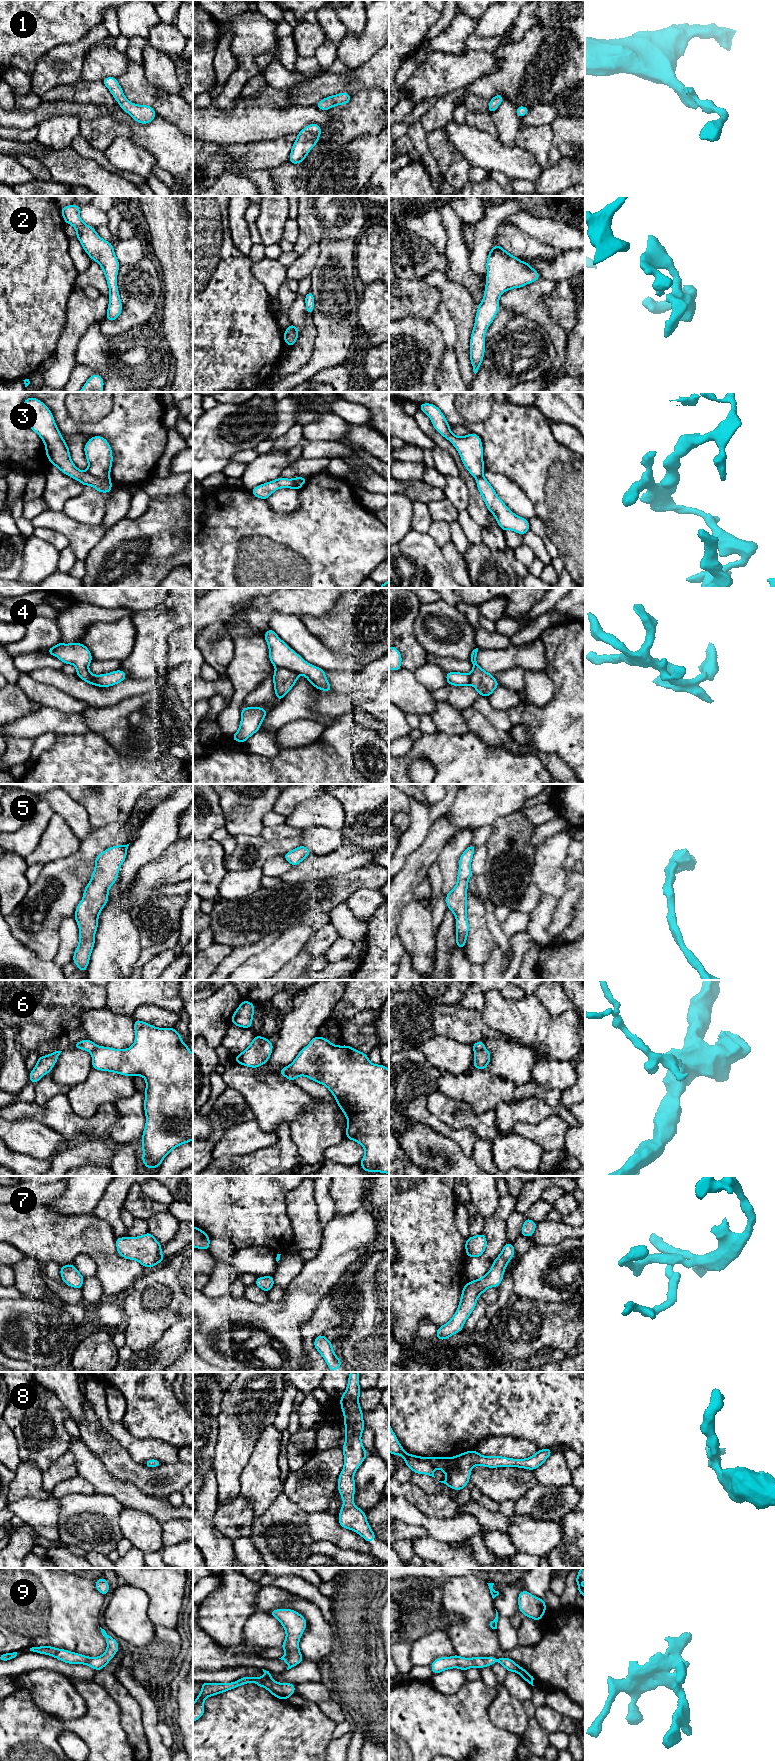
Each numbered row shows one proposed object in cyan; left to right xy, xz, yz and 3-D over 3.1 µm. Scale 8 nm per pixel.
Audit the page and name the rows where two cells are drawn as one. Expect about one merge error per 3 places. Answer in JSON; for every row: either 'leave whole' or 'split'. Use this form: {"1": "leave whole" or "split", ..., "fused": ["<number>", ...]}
{"1": "leave whole", "2": "leave whole", "3": "split", "4": "leave whole", "5": "leave whole", "6": "split", "7": "leave whole", "8": "leave whole", "9": "leave whole", "fused": ["3", "6"]}

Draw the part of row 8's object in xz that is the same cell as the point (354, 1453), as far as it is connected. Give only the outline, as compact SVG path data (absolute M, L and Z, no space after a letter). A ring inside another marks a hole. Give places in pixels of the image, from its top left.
M351 1372L348 1376L347 1388L340 1398L340 1405L345 1418L346 1441L342 1446L344 1467L338 1477L338 1492L344 1503L340 1509L338 1521L342 1528L353 1530L370 1544L377 1536L368 1524L366 1513L353 1503L355 1494L354 1474L368 1456L361 1441L365 1424L359 1404L361 1392L359 1379L360 1374L358 1372Z

